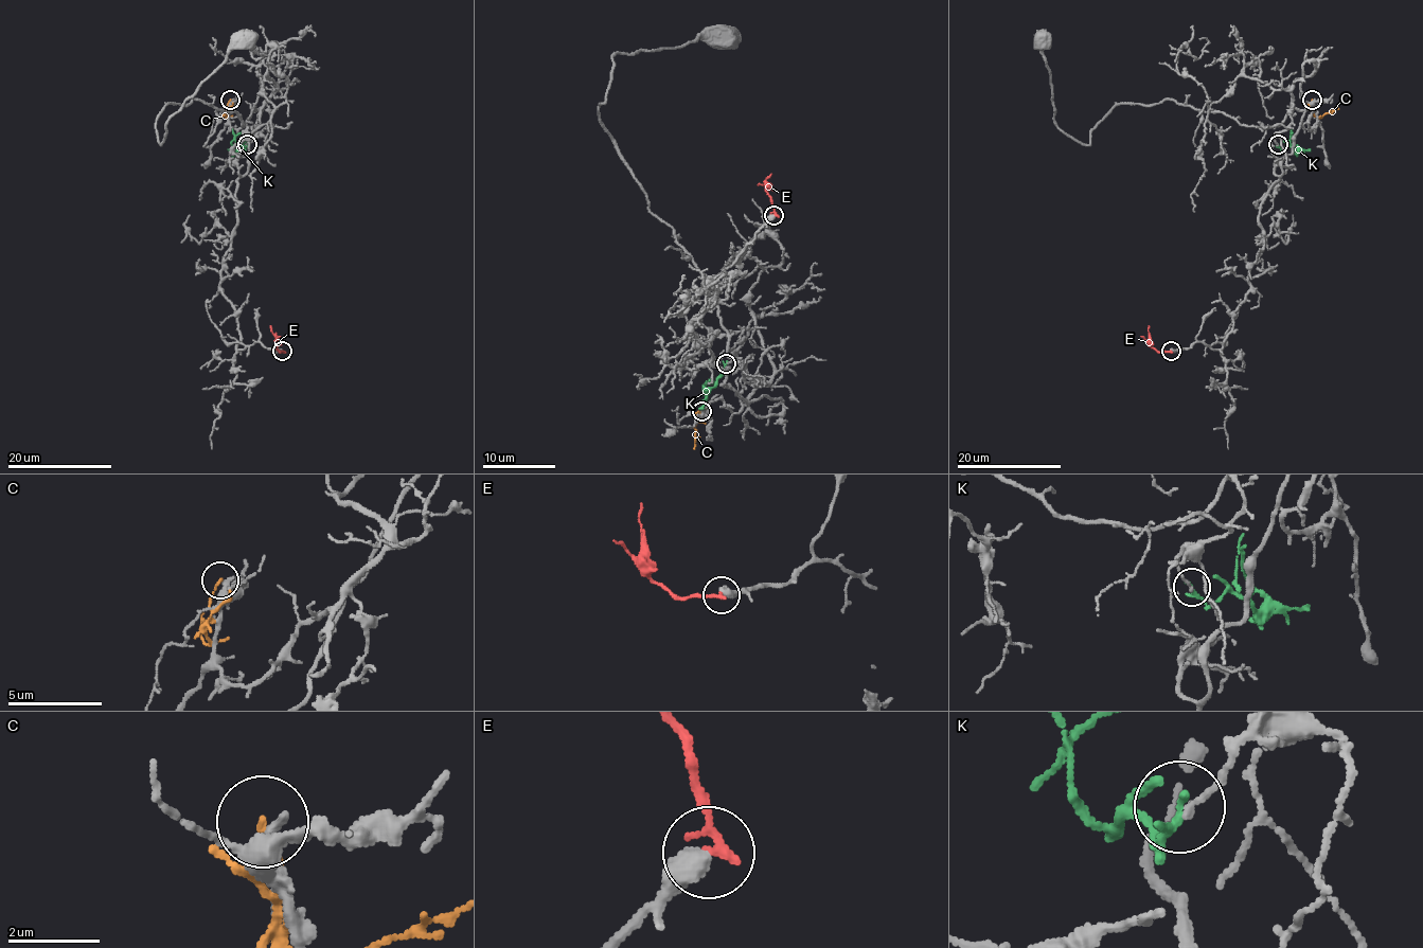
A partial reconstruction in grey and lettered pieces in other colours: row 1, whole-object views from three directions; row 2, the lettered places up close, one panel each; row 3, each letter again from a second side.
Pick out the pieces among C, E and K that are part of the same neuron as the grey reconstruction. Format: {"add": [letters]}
{"add": []}

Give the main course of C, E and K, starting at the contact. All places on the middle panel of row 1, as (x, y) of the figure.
C: (701, 411), (696, 422), (694, 449)
E: (774, 215), (771, 197), (765, 186), (758, 184)
K: (727, 364), (699, 409)

